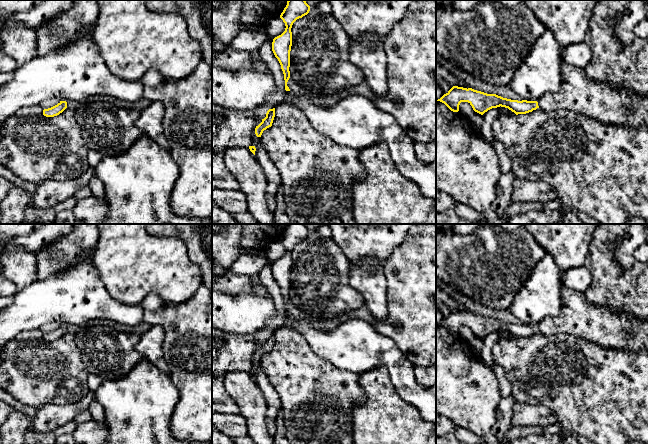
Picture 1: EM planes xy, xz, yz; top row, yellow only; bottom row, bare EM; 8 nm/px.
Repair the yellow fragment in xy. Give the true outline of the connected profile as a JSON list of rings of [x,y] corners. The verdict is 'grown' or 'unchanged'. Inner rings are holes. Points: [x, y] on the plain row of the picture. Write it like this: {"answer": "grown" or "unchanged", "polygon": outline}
{"answer": "unchanged", "polygon": [[[60,325],[57,329],[44,333],[43,339],[46,341],[54,341],[62,337],[67,332],[67,326],[66,325]]]}

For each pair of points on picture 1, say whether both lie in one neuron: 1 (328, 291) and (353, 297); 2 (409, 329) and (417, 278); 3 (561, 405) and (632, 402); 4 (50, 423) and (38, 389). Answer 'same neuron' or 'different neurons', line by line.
1: same neuron
2: same neuron
3: same neuron
4: different neurons

